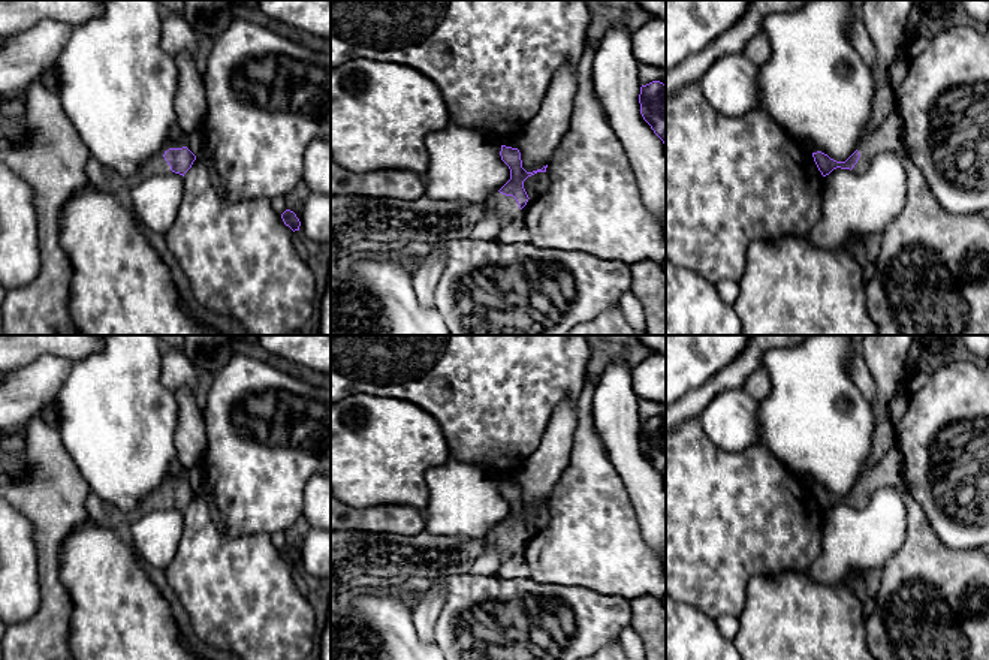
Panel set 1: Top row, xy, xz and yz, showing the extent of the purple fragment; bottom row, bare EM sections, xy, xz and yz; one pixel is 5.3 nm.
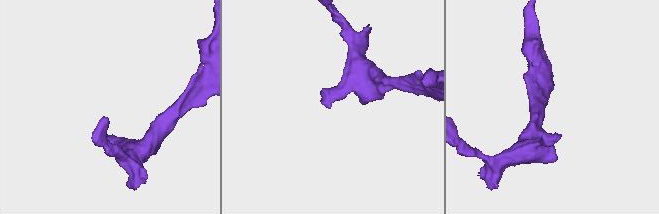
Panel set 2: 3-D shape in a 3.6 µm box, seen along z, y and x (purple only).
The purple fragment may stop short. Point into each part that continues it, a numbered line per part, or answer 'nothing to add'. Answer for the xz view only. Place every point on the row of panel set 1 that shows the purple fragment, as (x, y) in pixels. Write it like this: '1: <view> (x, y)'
1: xz (353, 219)

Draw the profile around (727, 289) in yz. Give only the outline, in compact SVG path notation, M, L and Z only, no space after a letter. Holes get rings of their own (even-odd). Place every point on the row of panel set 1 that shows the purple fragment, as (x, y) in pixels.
M720 280L714 284L721 299L730 305L735 304L739 295L739 284L733 280Z

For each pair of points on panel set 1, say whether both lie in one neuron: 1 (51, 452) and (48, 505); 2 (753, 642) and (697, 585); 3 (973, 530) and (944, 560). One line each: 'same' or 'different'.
1: same
2: different
3: different

